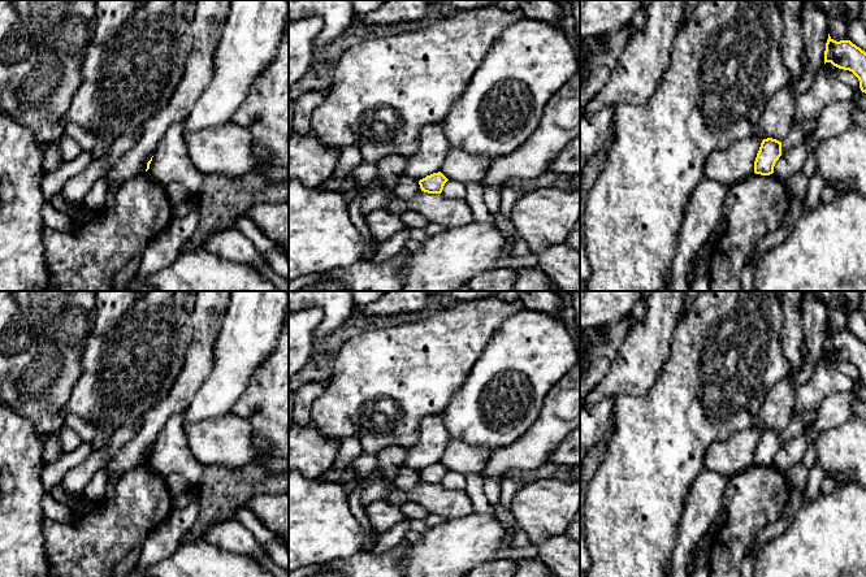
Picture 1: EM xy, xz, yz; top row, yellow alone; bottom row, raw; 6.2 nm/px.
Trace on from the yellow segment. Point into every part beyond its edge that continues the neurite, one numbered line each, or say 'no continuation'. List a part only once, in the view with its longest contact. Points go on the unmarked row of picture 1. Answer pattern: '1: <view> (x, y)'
no continuation

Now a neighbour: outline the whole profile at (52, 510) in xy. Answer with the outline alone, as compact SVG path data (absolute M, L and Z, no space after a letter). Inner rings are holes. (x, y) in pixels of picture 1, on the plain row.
M48 493L42 500L42 507L44 517L47 519L60 522L72 522L74 520L74 511L55 500Z

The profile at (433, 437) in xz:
M433 415L421 420L417 430L417 442L406 450L403 465L420 472L426 467L438 464L450 439L451 435L441 416Z

